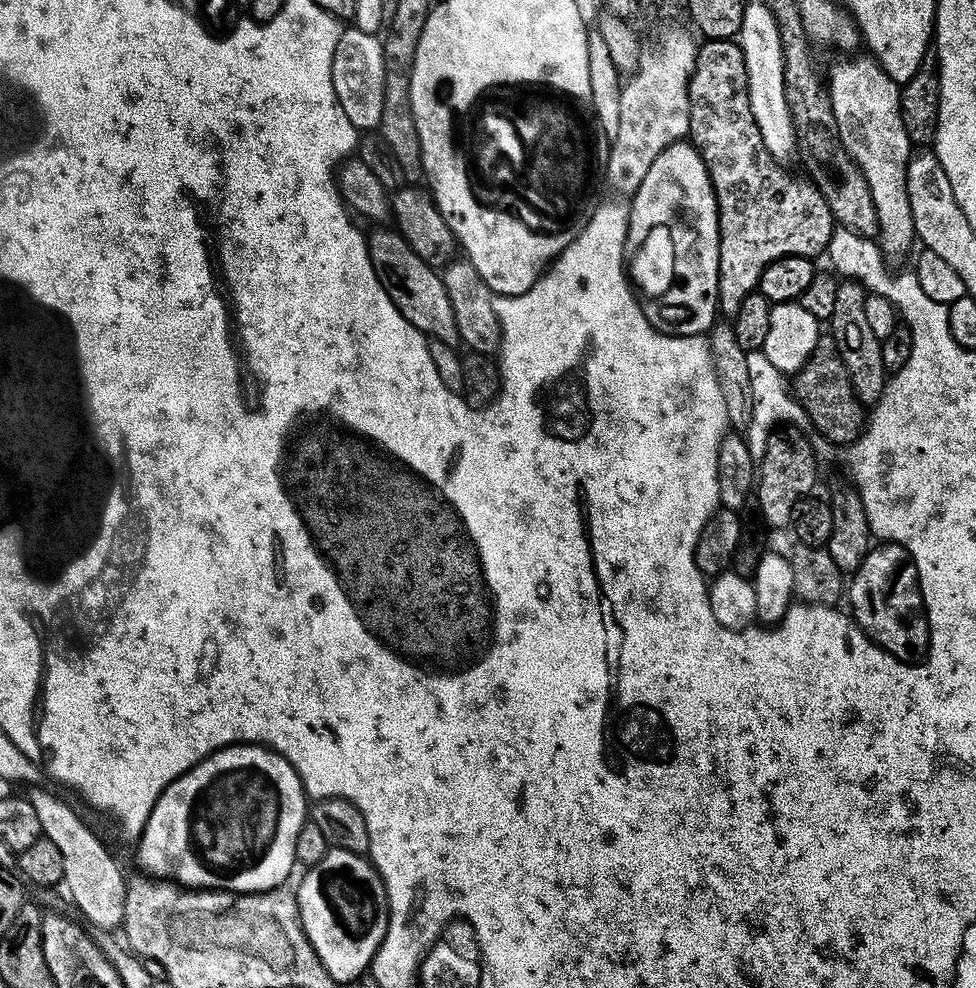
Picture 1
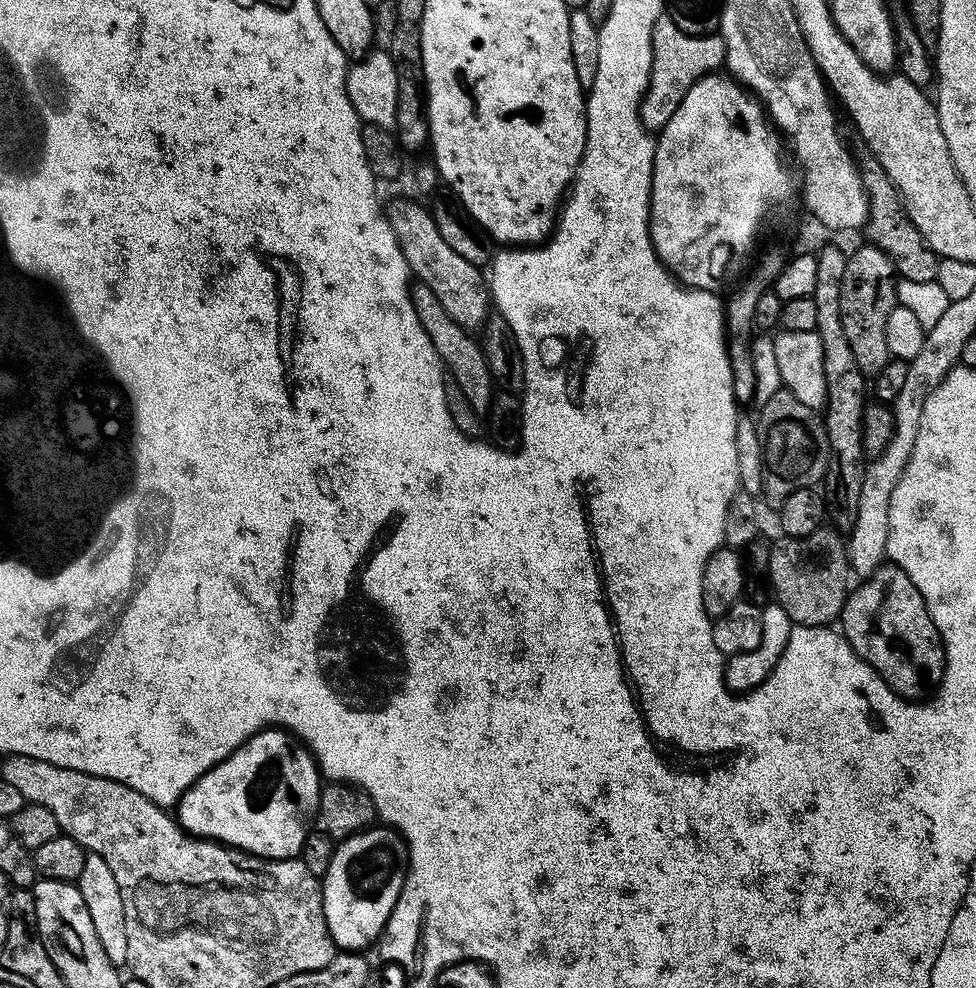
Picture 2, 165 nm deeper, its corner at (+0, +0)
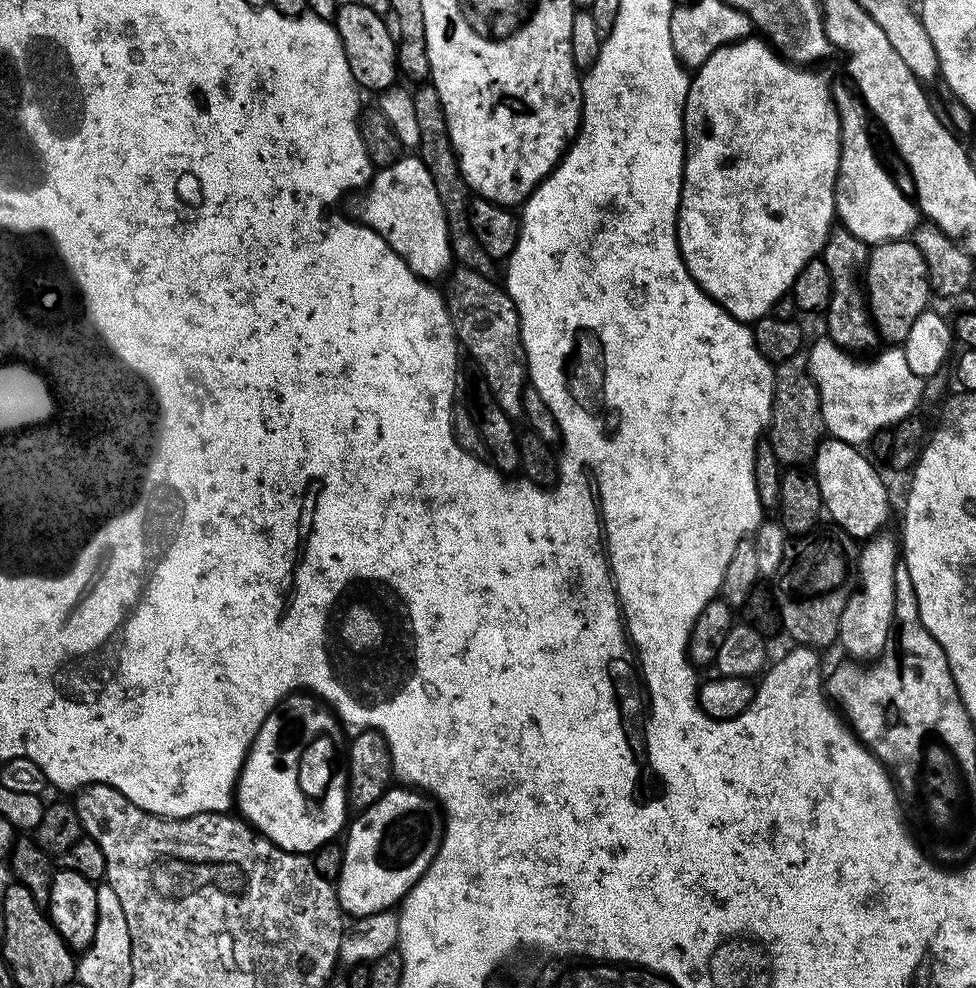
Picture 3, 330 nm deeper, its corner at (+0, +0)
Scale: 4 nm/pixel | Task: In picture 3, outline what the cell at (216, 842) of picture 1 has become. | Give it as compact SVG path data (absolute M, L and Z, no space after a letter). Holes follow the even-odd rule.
M293 694L287 696L281 704L262 722L262 726L258 730L258 734L254 738L254 742L248 751L248 757L244 759L244 765L240 771L240 776L236 779L236 790L234 793L234 804L238 809L239 815L243 817L247 823L251 824L261 836L265 836L270 842L274 842L280 848L284 848L288 852L302 852L305 854L315 853L316 849L322 845L337 839L336 835L345 831L346 825L349 823L350 805L348 802L348 770L346 767L346 735L345 729L336 718L336 713L331 711L327 704L318 696L311 694Z

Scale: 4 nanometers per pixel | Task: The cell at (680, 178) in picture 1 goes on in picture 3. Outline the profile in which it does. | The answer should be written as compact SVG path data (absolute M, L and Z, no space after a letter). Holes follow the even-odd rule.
M748 36L743 40L729 44L727 48L720 48L714 54L710 54L710 58L706 58L706 62L701 68L695 69L694 75L689 81L688 97L686 98L686 106L684 107L684 185L680 191L680 209L678 210L678 218L676 219L676 237L678 238L678 246L680 247L680 256L684 259L686 270L692 275L696 285L698 285L715 304L722 305L735 320L742 320L745 322L755 322L769 315L769 313L775 309L778 298L789 295L794 278L798 278L802 266L806 266L808 260L815 259L823 251L825 239L828 237L828 233L831 231L836 218L836 182L837 171L840 168L841 152L840 119L838 118L836 110L836 101L832 97L831 81L827 80L820 72L812 72L816 70L795 65L791 61L785 60L767 41L763 39L760 40L754 38L754 36Z

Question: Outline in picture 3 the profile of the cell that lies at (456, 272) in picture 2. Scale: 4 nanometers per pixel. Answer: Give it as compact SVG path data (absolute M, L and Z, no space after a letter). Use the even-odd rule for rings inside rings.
M456 271L451 273L452 293L446 296L455 338L461 345L465 344L467 355L476 353L476 360L484 364L488 377L491 377L492 388L504 404L503 408L507 409L508 417L523 417L522 392L526 387L528 363L524 360L524 347L520 341L520 319L516 304L497 281L495 284L495 279L477 272Z

